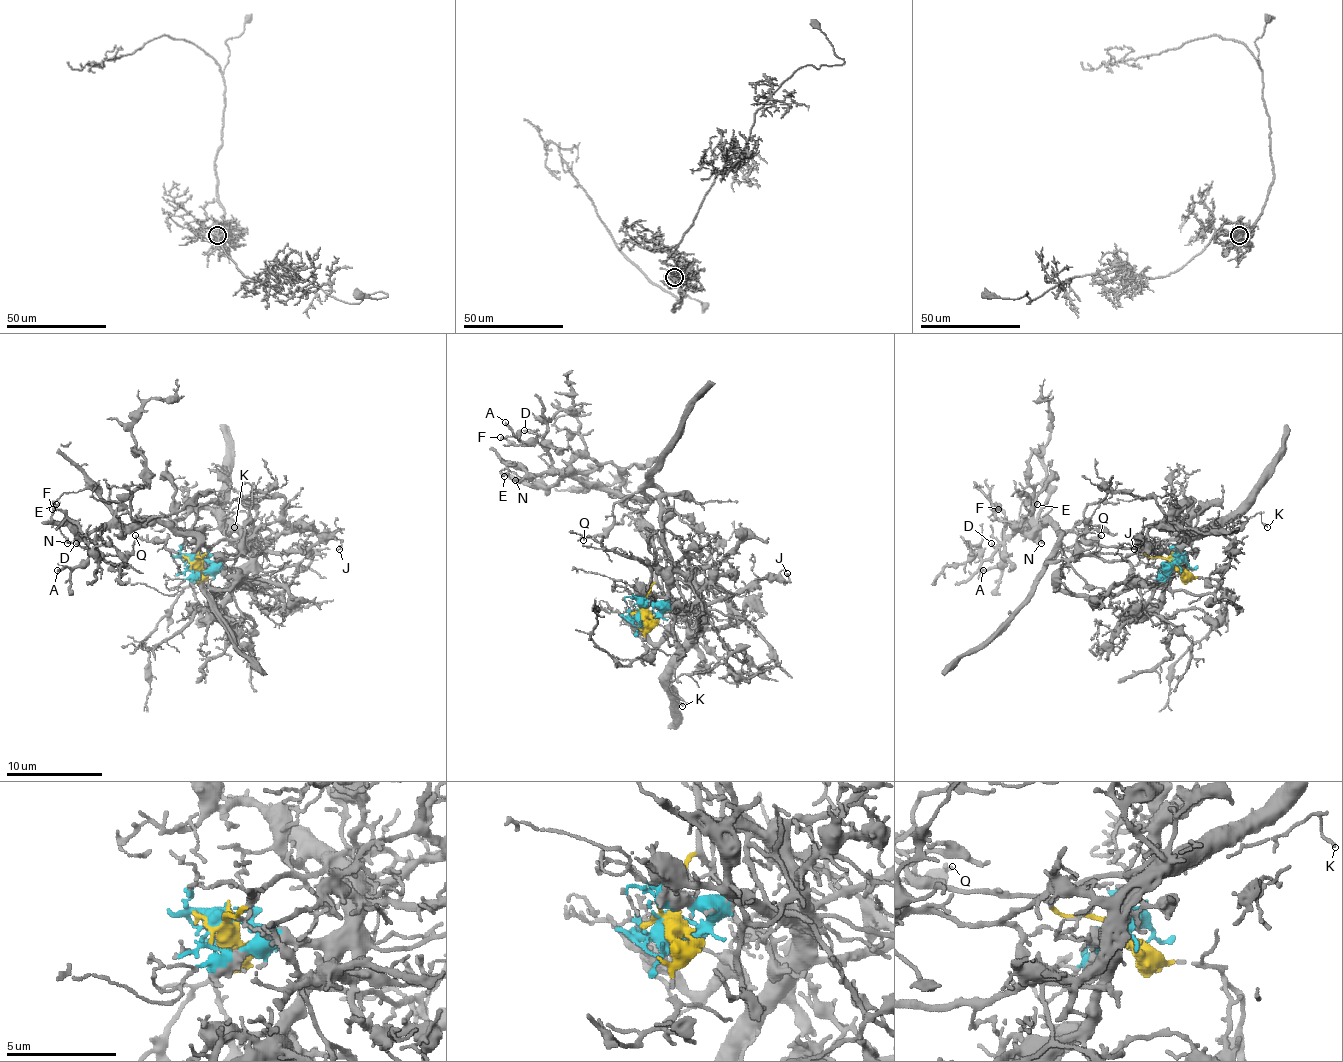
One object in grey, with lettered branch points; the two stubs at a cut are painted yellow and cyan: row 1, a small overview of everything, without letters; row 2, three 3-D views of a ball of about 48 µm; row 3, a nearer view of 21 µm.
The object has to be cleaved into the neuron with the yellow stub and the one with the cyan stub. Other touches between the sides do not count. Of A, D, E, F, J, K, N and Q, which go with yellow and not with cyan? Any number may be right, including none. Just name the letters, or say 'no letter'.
A, D, E, F, N, Q

